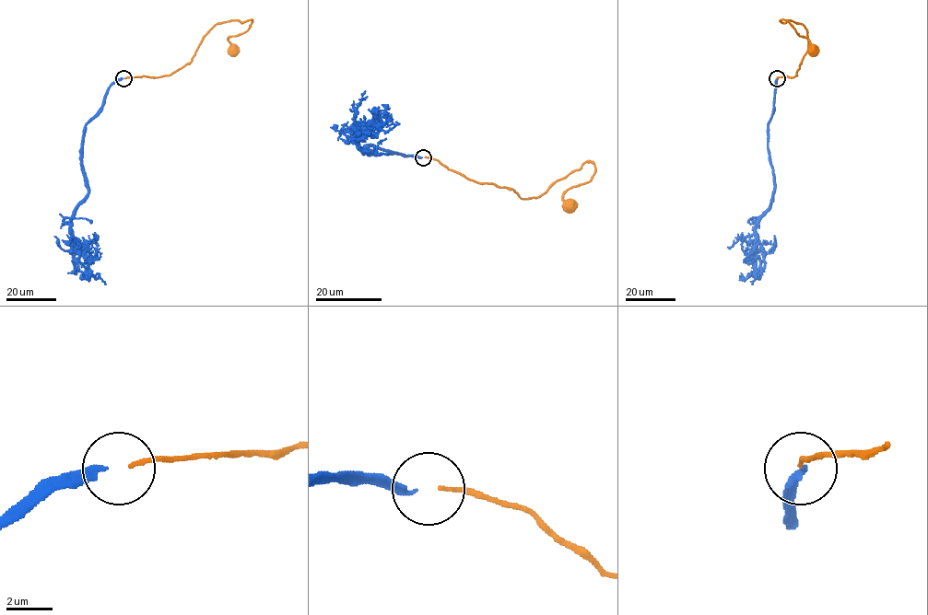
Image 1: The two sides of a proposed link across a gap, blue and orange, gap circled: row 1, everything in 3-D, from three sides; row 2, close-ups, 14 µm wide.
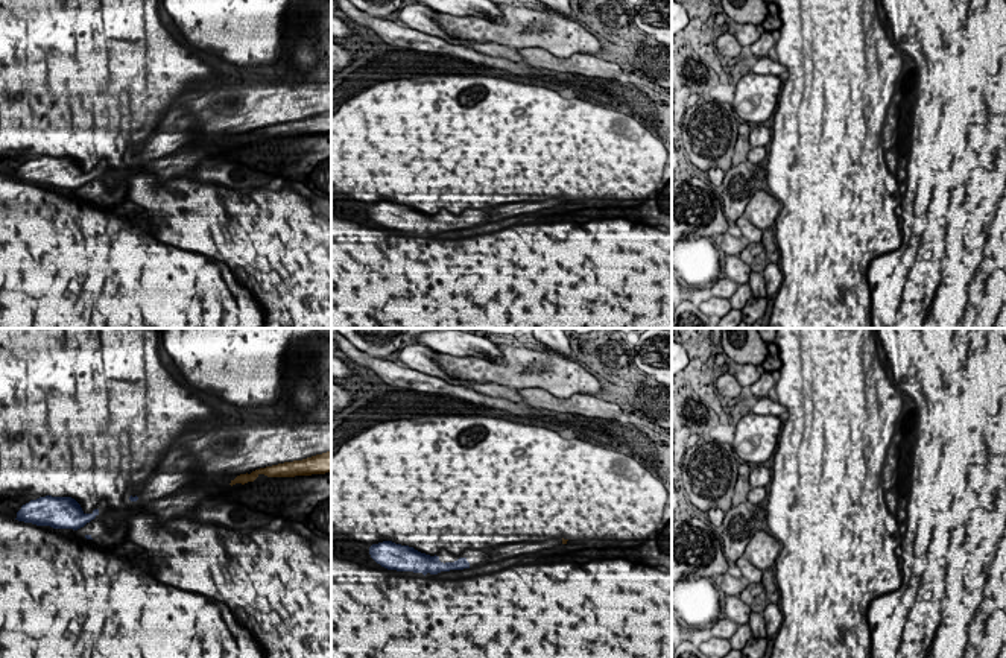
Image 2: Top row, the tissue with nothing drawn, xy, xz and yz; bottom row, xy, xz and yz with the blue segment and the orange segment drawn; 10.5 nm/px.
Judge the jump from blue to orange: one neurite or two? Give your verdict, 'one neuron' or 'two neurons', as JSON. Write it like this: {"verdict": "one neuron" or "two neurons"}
{"verdict": "one neuron"}

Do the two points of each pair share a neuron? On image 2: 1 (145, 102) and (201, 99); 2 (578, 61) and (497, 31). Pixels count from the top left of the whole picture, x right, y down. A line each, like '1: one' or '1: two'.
1: two
2: two

